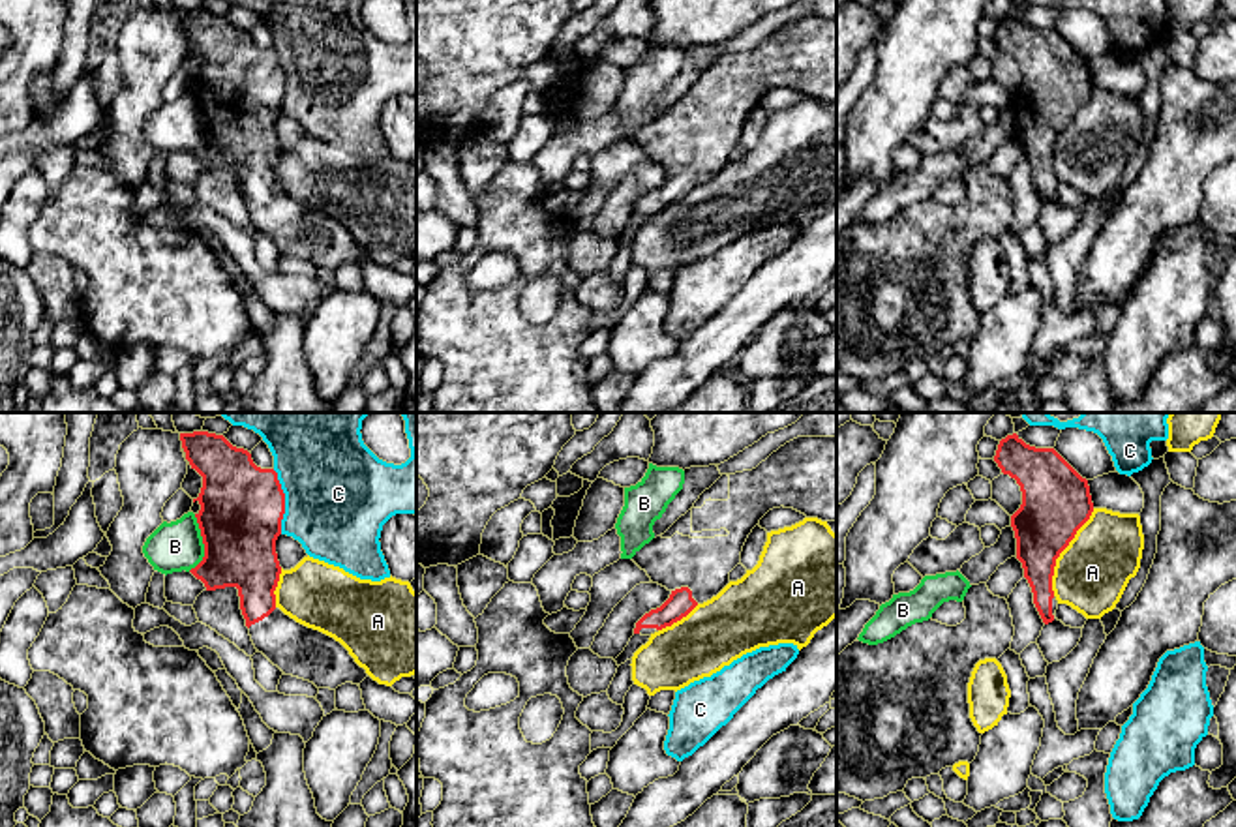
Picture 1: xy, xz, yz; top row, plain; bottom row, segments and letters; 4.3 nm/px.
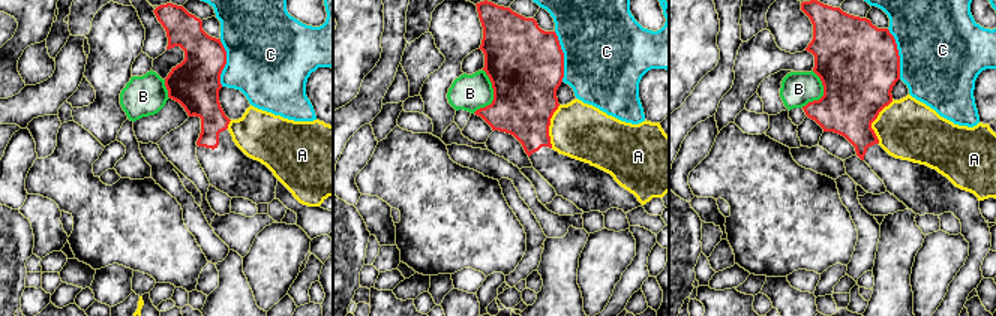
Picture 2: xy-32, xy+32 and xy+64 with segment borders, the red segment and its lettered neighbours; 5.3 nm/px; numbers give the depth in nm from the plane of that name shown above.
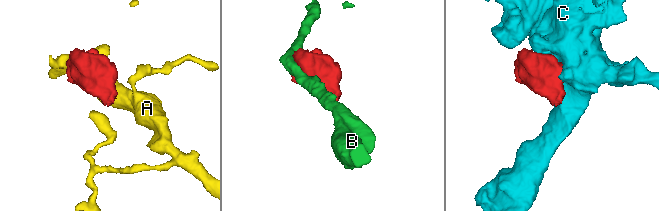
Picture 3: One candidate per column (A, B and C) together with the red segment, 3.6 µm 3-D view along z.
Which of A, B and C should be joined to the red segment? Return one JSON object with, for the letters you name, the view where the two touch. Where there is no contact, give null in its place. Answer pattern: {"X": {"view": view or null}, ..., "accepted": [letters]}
{"accepted": []}

